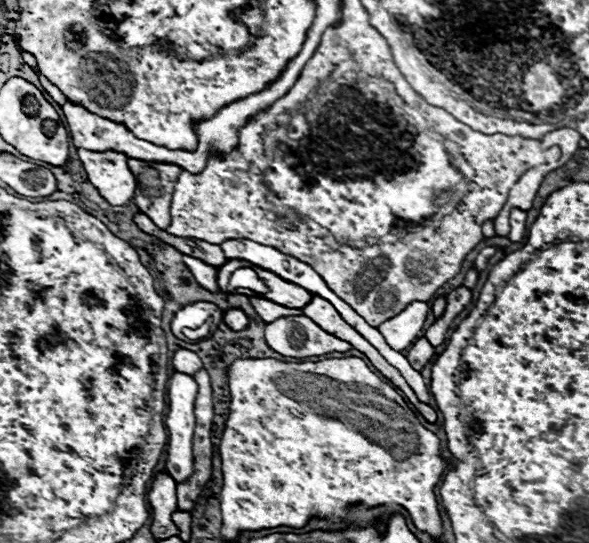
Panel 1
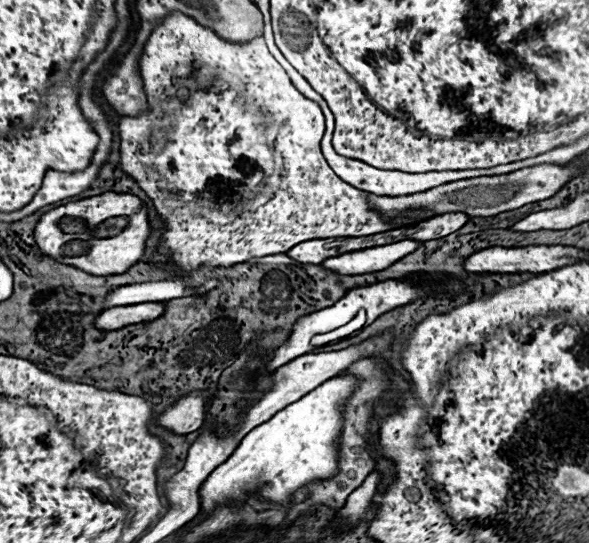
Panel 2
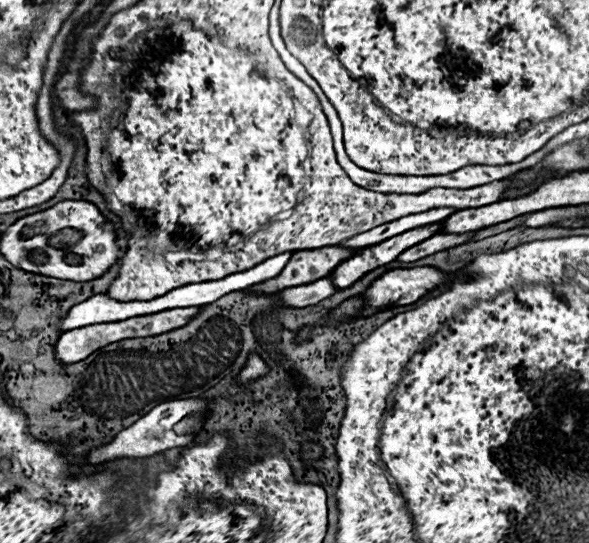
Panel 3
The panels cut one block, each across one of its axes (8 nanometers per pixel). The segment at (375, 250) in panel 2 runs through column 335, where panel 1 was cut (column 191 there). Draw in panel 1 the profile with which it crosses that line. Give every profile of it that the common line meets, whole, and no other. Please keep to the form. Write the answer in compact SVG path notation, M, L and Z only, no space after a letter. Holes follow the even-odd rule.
M184 256L184 264L188 266L188 270L192 270L196 282L200 282L200 286L204 286L206 290L212 290L212 292L220 292L214 266L210 266L198 258L192 258L192 256Z

